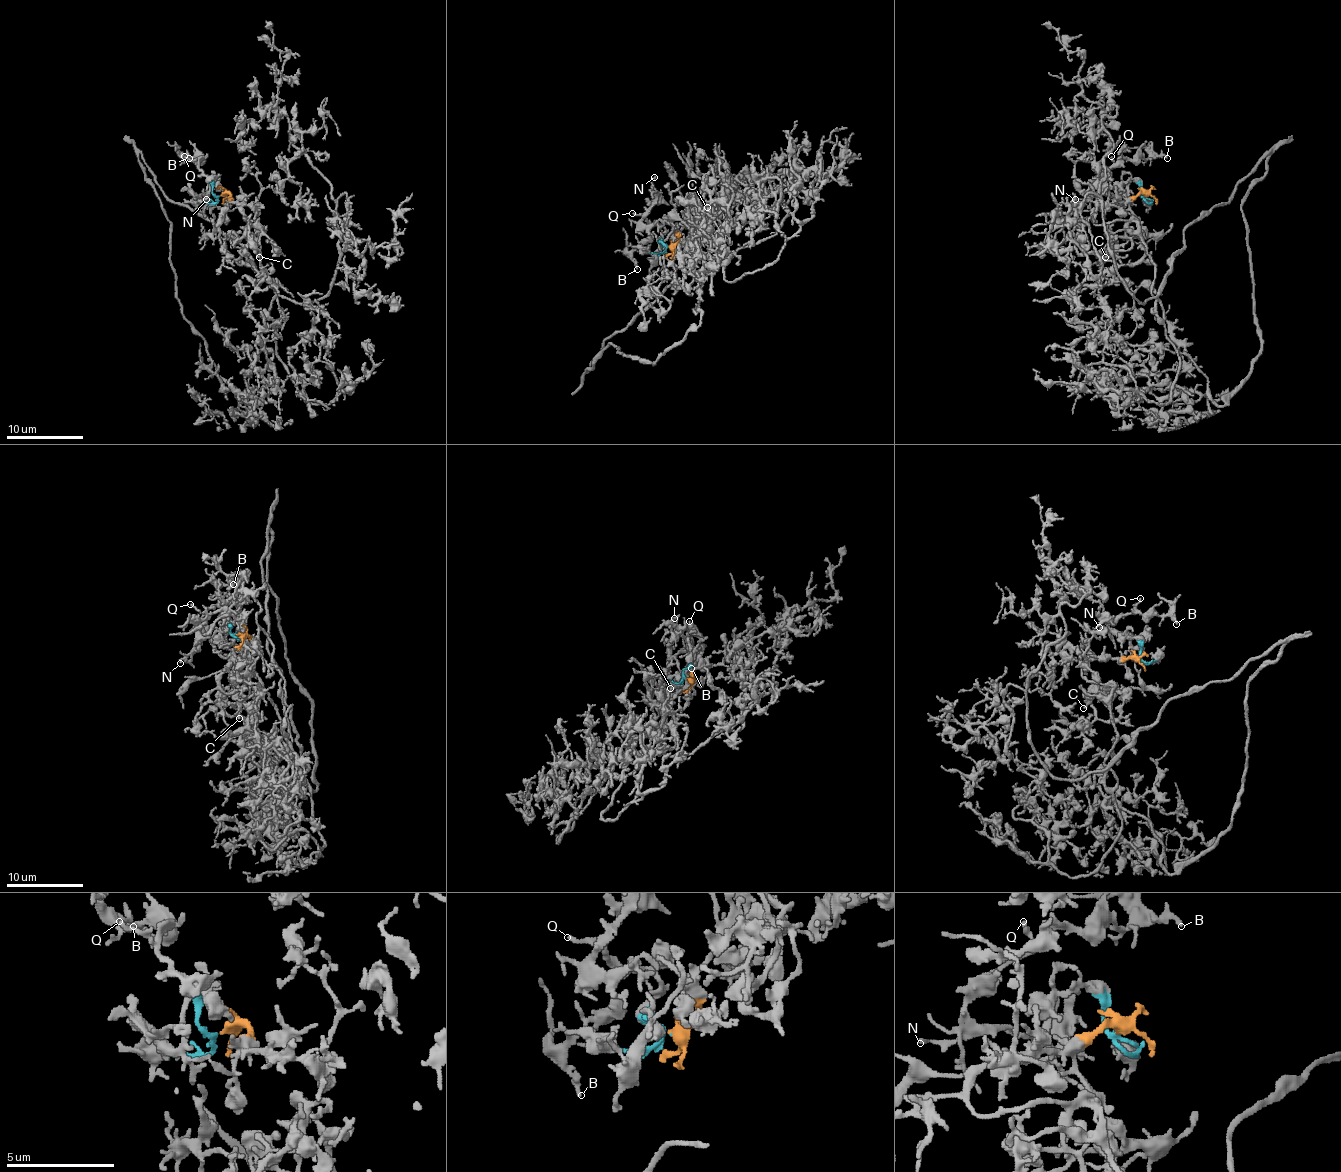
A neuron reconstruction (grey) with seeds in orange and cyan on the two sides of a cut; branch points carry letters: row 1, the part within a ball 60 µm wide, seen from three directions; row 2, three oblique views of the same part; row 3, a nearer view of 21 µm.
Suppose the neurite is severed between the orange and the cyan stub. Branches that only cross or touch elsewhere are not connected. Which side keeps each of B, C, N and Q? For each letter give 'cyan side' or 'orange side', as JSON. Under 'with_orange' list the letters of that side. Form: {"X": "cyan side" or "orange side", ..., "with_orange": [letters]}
{"B": "cyan side", "C": "orange side", "N": "cyan side", "Q": "cyan side", "with_orange": ["C"]}

